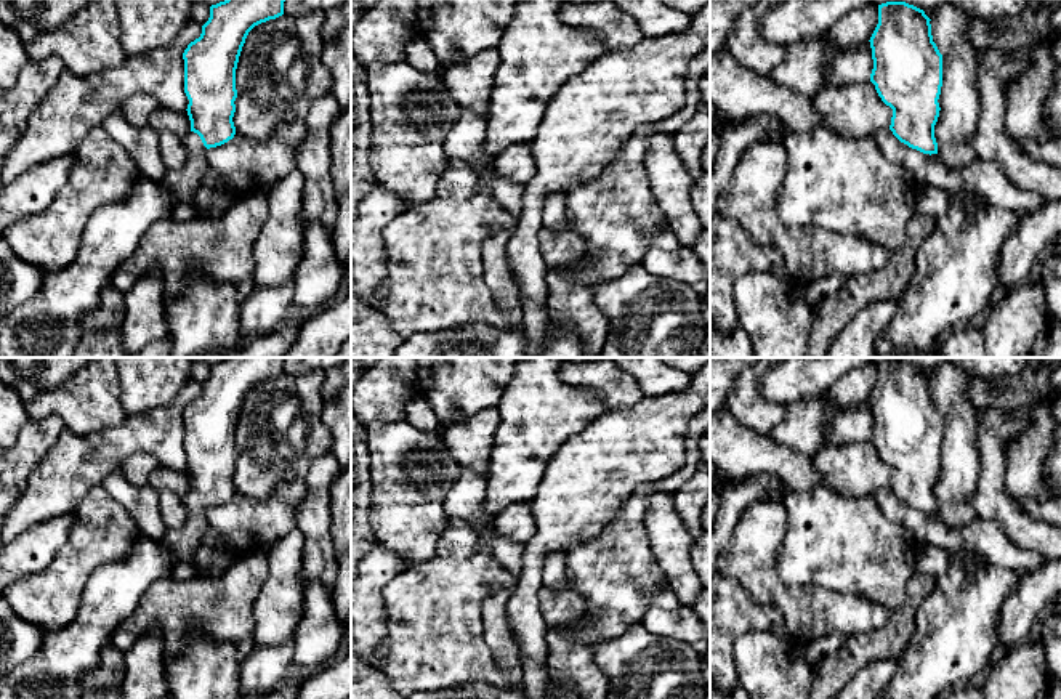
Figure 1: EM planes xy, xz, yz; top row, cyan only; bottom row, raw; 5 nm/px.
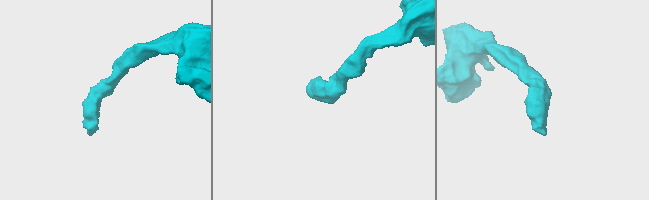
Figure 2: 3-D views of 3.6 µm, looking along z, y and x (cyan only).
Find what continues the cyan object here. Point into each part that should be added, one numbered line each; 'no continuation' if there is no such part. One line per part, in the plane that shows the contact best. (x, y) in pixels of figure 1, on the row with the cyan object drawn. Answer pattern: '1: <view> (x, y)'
1: xy (183, 183)

